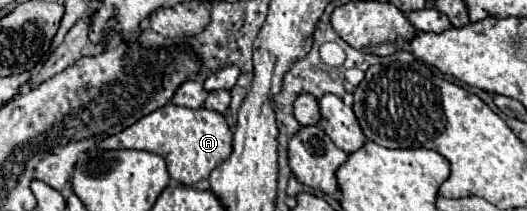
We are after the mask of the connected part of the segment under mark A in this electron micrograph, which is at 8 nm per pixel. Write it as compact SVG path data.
M173 103L157 109L155 113L139 119L135 125L127 127L119 135L107 137L101 141L99 149L143 149L149 153L157 153L165 159L171 179L183 185L195 185L201 179L207 179L209 173L219 167L231 155L233 135L225 117L217 111L201 109L187 109L177 107Z

